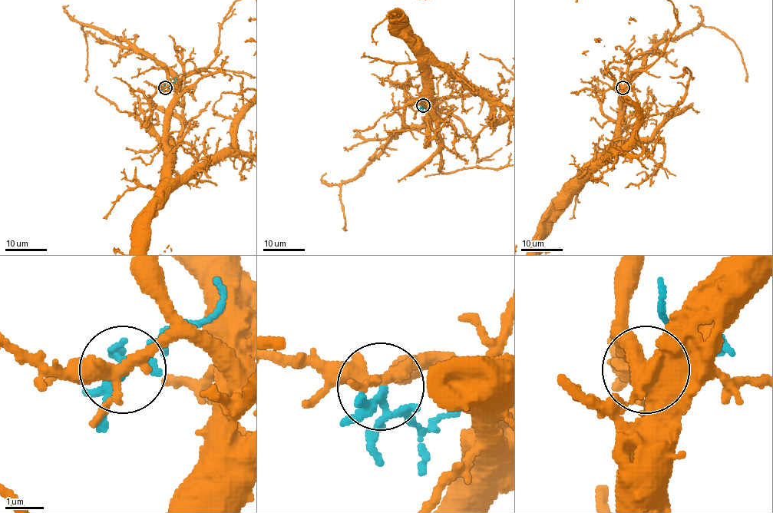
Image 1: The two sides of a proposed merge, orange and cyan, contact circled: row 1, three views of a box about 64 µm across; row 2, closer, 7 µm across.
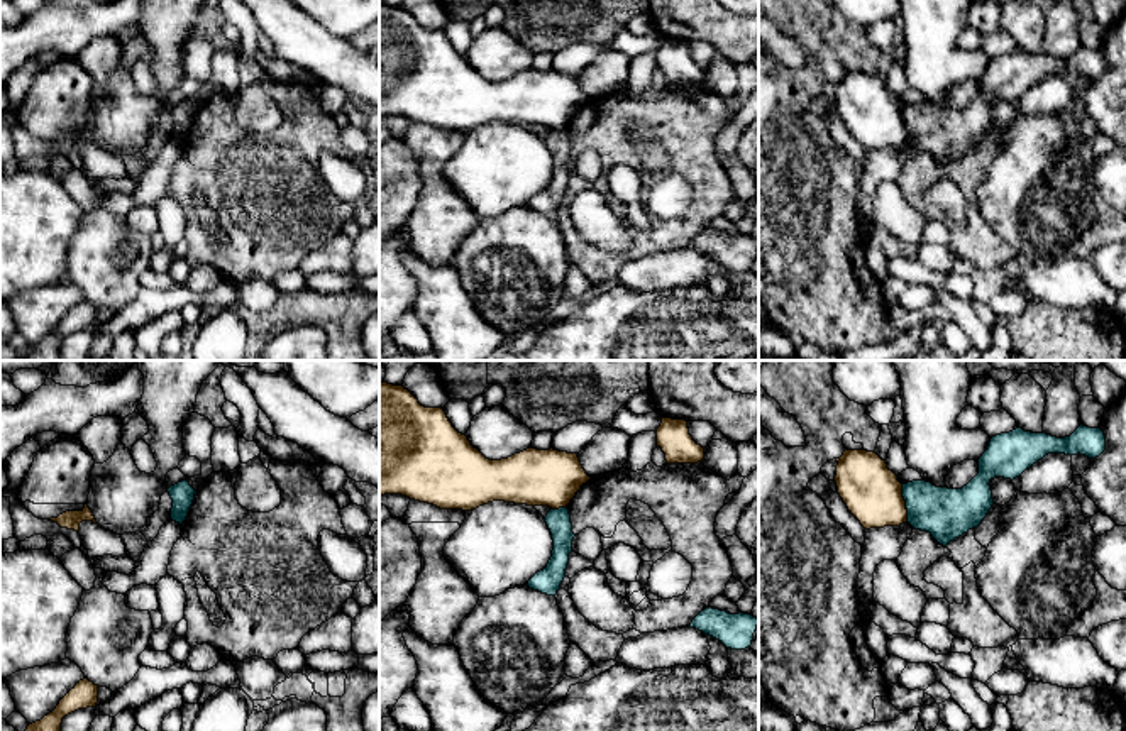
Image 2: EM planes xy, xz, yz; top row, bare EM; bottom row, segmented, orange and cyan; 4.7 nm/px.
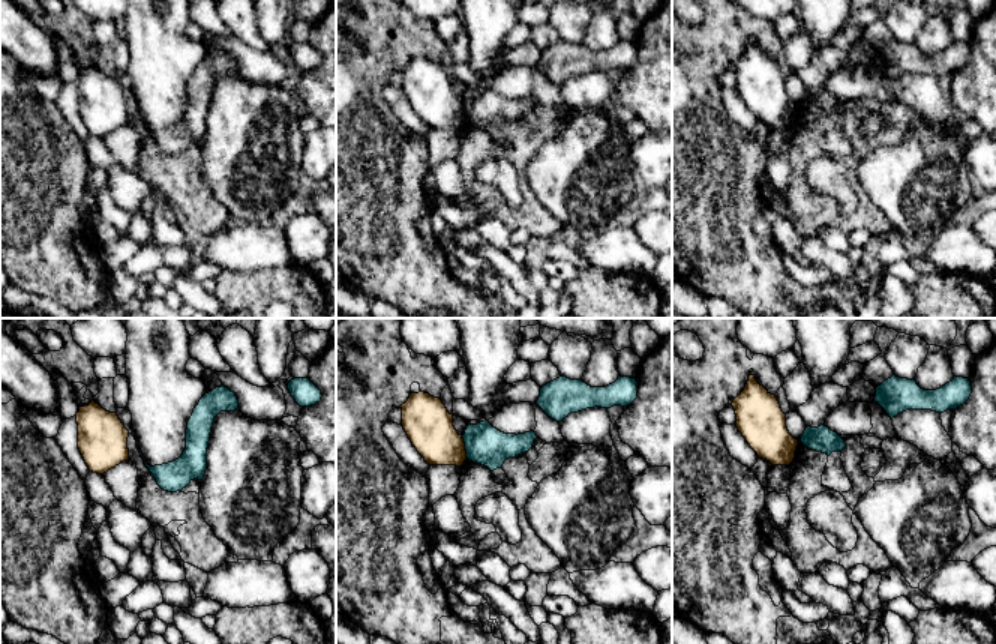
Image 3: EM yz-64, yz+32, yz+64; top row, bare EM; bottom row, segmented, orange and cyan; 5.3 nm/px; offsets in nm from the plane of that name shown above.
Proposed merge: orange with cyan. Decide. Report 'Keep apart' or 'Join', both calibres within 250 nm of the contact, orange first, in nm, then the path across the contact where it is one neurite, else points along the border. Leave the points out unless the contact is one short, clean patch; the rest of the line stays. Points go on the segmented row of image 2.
Keep apart. Thickness 280 nm (orange) against 240 nm. Boundary: yz (901, 484), (908, 520)

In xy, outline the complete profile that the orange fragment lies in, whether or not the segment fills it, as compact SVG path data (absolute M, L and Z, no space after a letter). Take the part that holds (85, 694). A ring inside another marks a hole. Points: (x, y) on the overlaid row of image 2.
M88 679L80 680L56 706L52 712L27 726L25 731L61 731L63 717L98 702L98 685Z

